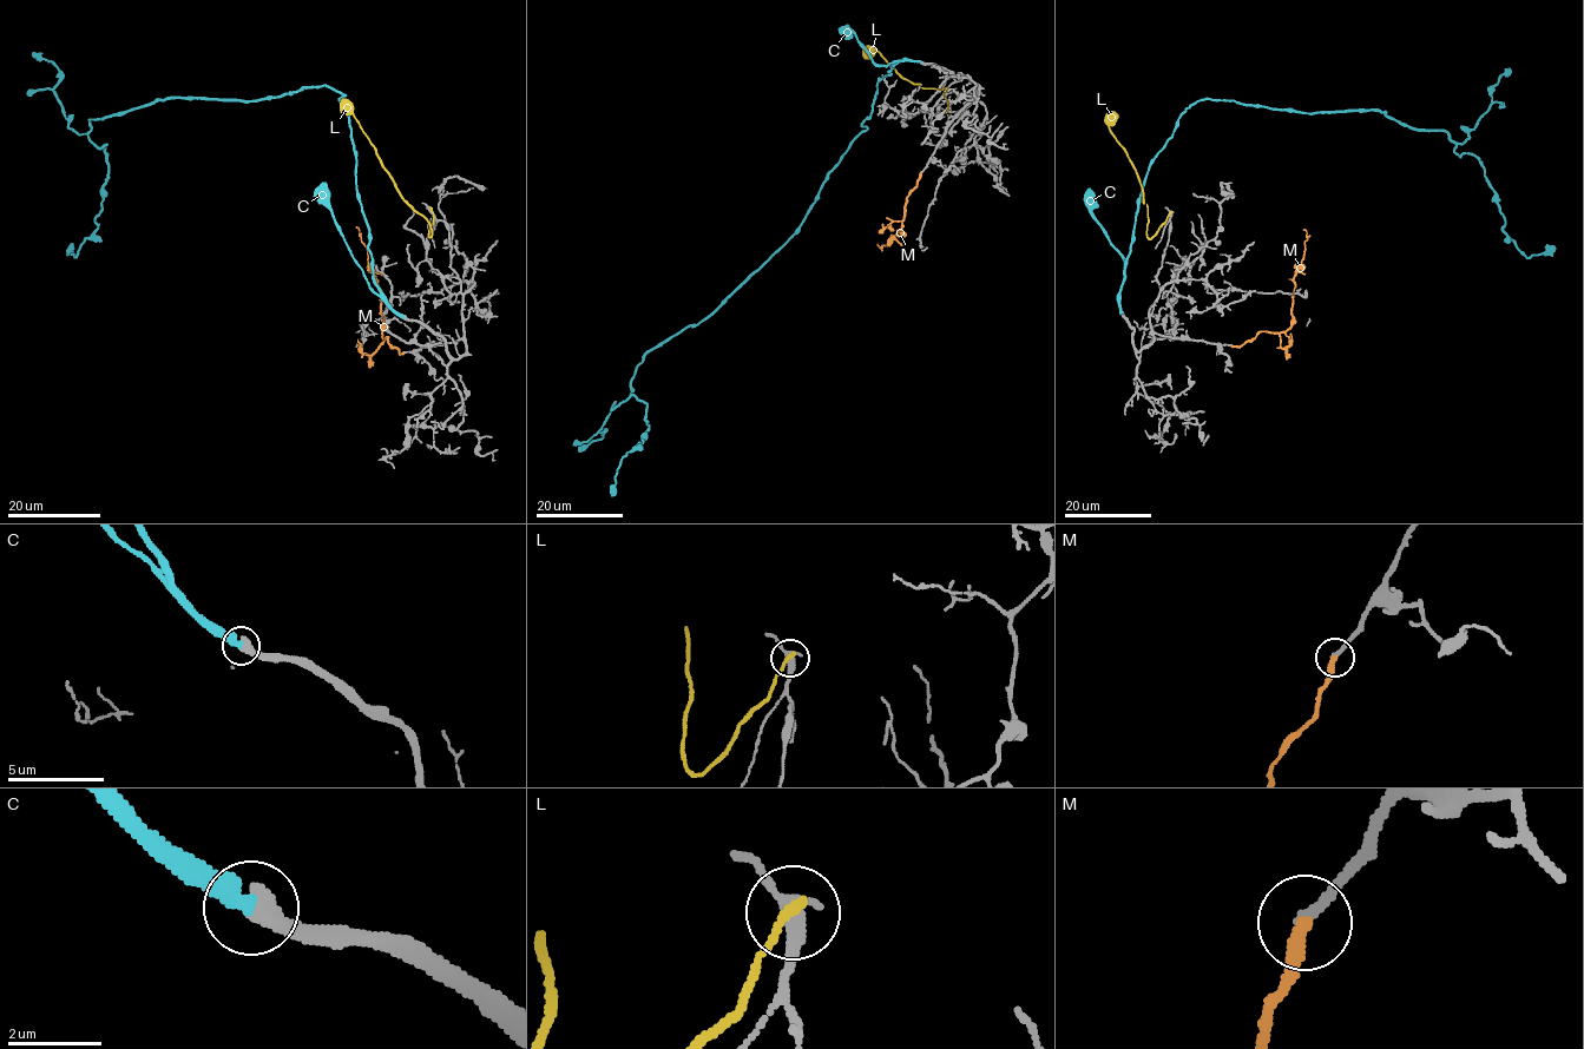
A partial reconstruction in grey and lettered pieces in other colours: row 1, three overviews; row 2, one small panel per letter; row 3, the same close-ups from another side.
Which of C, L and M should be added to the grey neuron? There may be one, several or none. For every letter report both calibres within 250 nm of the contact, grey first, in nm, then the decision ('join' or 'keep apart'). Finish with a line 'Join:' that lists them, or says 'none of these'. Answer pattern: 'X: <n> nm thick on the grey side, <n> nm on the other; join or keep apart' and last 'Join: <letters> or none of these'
C: 500 nm thick on the grey side, 380 nm on the other; join
L: 360 nm thick on the grey side, 240 nm on the other; keep apart
M: 220 nm thick on the grey side, 300 nm on the other; join
Join: C, M

